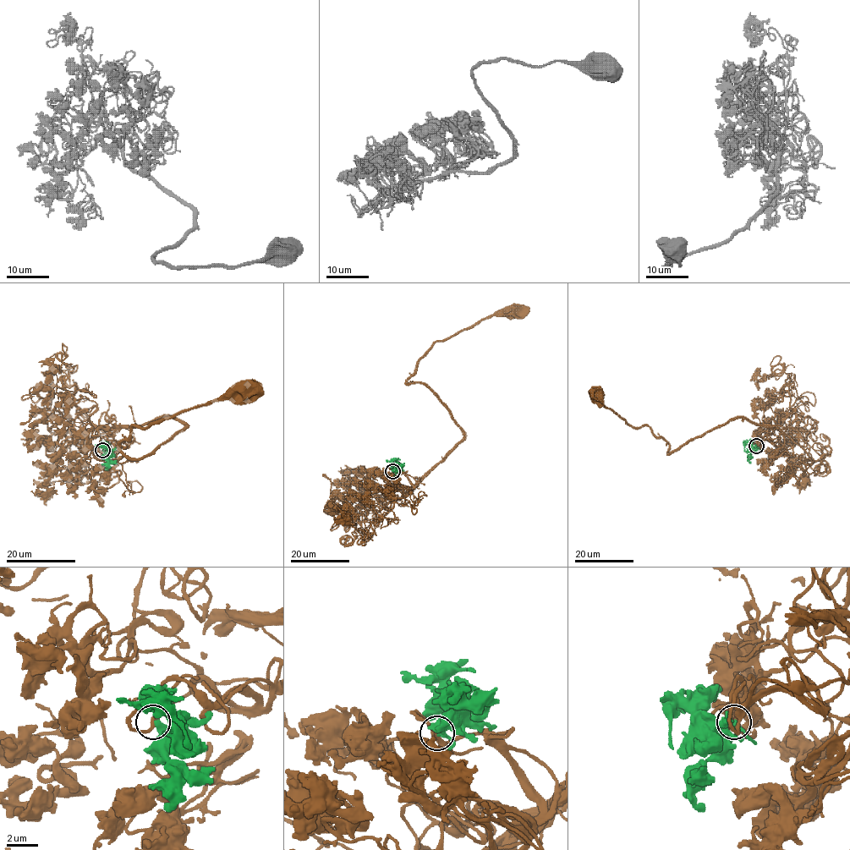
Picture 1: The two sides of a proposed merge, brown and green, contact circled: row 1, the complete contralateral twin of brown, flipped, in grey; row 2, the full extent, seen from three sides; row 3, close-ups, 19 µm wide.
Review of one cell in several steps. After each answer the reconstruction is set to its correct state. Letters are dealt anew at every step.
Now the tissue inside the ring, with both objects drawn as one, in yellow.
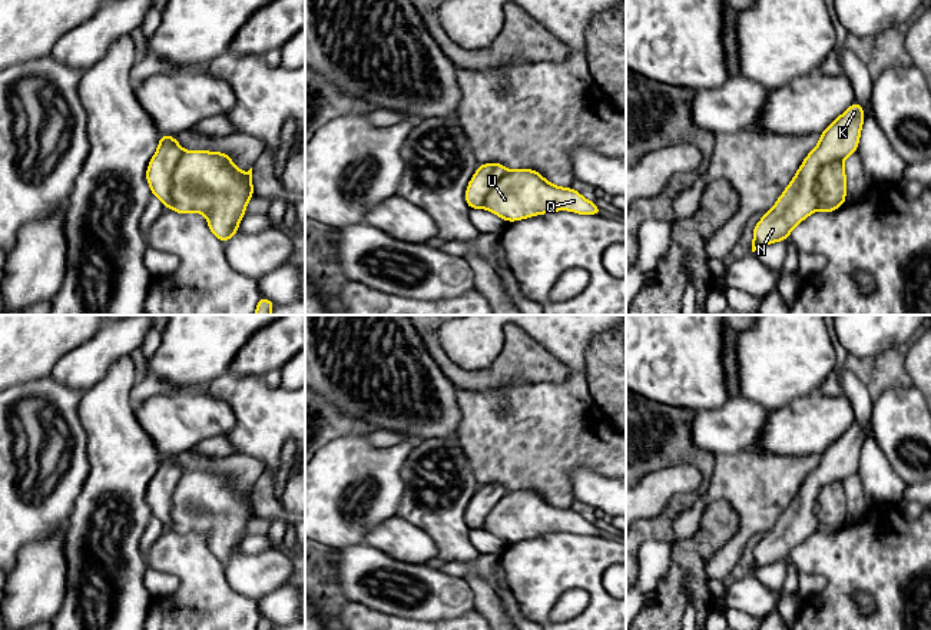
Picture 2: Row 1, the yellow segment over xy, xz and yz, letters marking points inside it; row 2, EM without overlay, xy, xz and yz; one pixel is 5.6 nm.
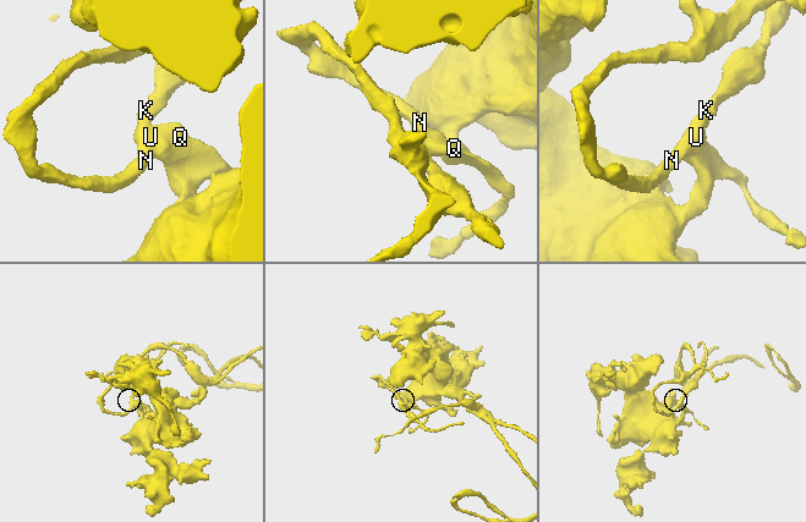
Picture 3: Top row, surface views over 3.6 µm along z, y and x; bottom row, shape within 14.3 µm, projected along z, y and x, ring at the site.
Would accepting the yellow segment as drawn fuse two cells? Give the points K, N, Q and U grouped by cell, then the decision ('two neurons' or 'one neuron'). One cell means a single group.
K N Q U | one neuron

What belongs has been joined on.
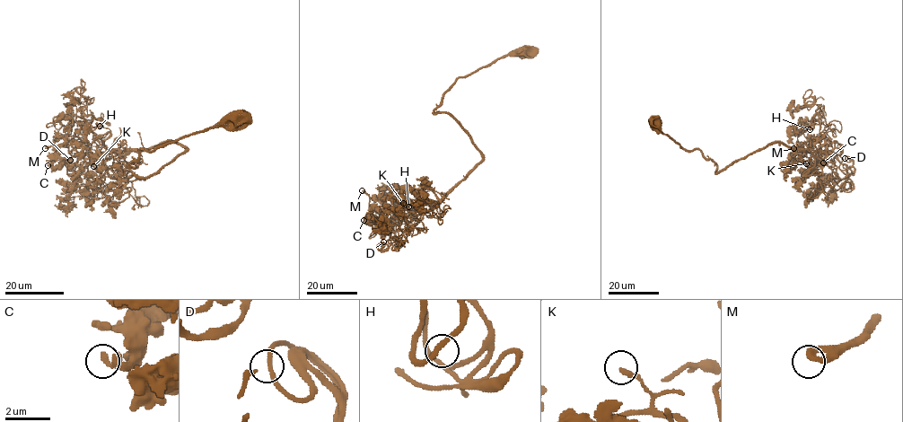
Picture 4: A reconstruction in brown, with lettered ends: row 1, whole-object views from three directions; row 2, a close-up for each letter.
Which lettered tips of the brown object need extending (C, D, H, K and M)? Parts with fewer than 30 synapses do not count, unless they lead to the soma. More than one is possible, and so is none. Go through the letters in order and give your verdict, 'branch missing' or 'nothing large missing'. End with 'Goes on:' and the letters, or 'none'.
C: nothing large missing
D: nothing large missing
H: nothing large missing
K: nothing large missing
M: nothing large missing
Goes on: none

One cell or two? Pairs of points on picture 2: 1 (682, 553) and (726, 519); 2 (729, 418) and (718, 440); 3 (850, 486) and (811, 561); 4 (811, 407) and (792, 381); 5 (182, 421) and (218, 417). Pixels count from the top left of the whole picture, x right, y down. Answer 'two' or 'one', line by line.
1: one
2: one
3: two
4: two
5: one

